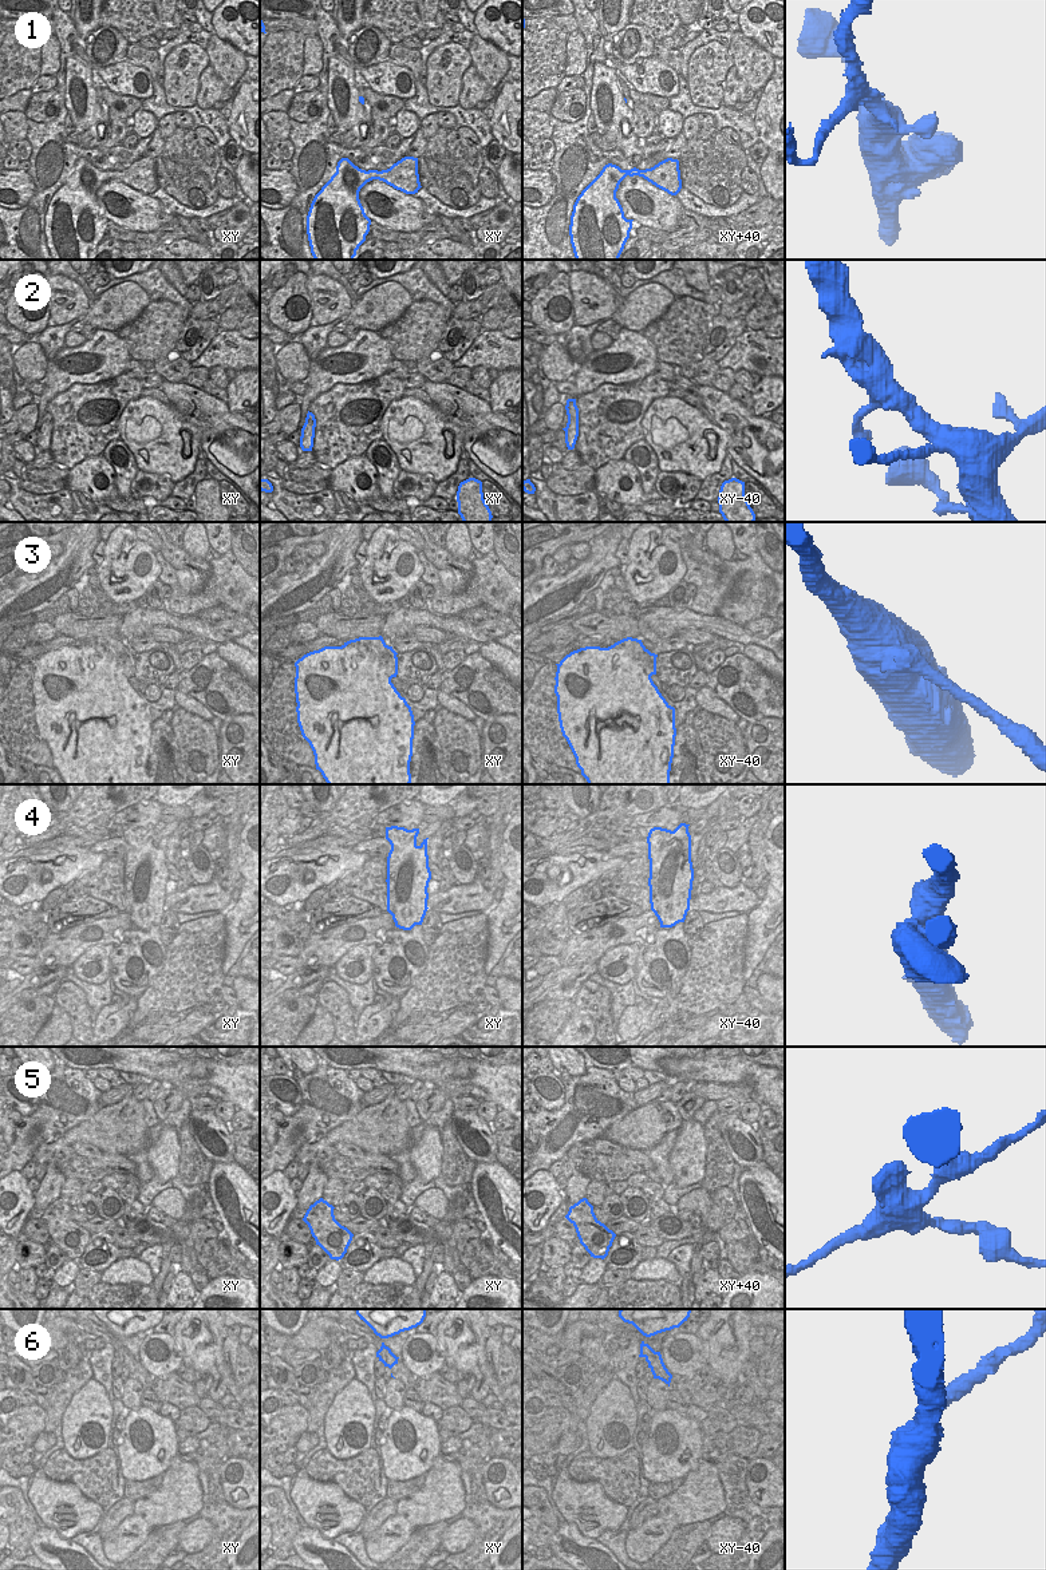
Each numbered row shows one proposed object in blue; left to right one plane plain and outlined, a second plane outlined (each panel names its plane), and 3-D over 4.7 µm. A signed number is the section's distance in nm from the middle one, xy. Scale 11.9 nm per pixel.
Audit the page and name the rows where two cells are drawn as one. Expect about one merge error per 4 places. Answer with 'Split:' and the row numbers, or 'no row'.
Split: 3, 6

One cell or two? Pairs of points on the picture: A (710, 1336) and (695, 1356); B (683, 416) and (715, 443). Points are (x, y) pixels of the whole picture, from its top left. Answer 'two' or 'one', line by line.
A: two
B: one

